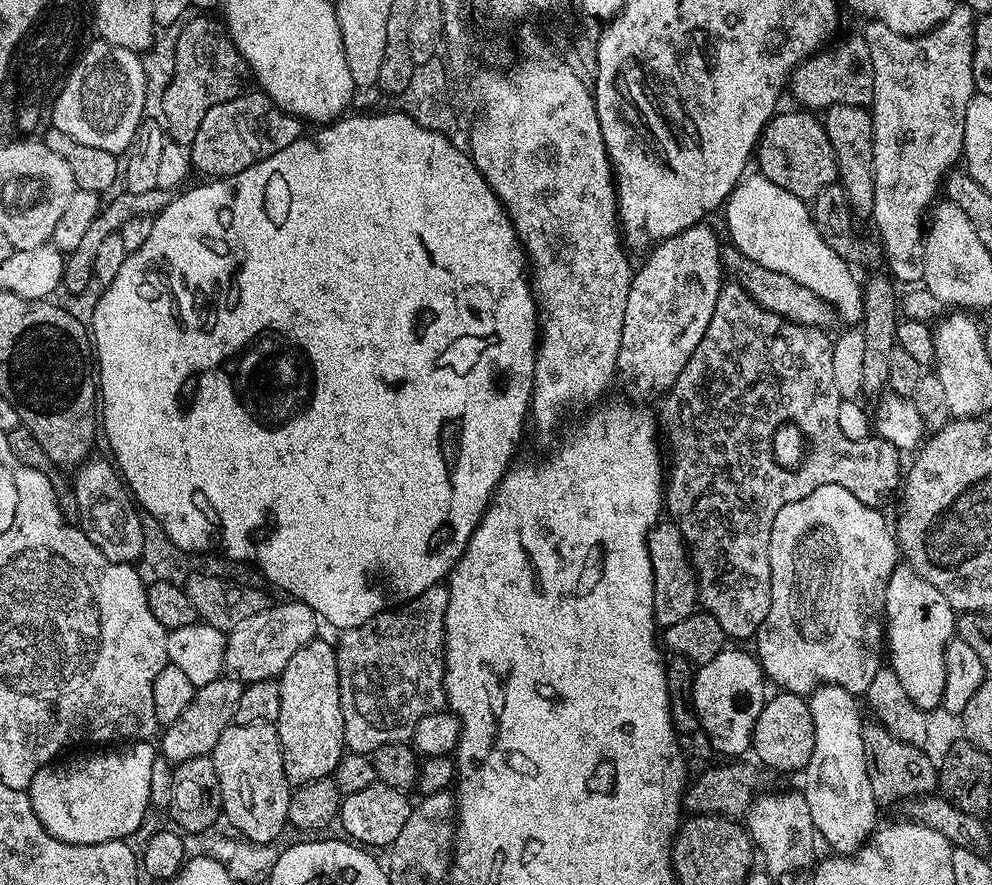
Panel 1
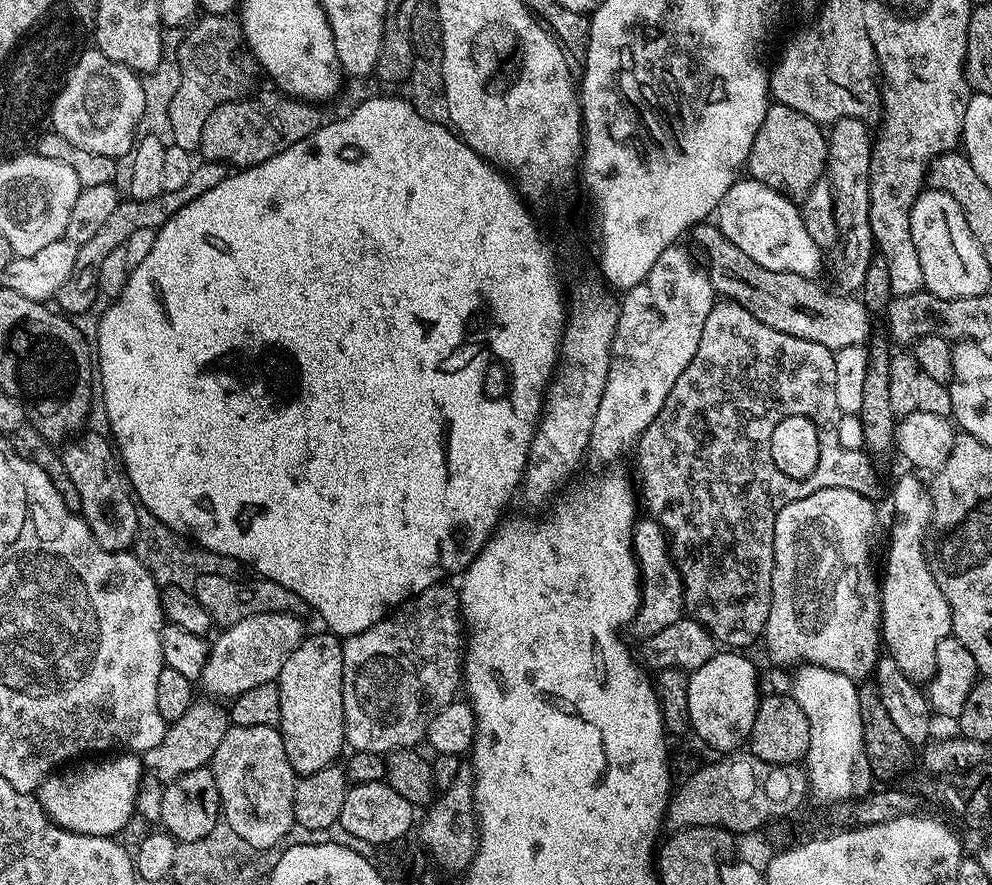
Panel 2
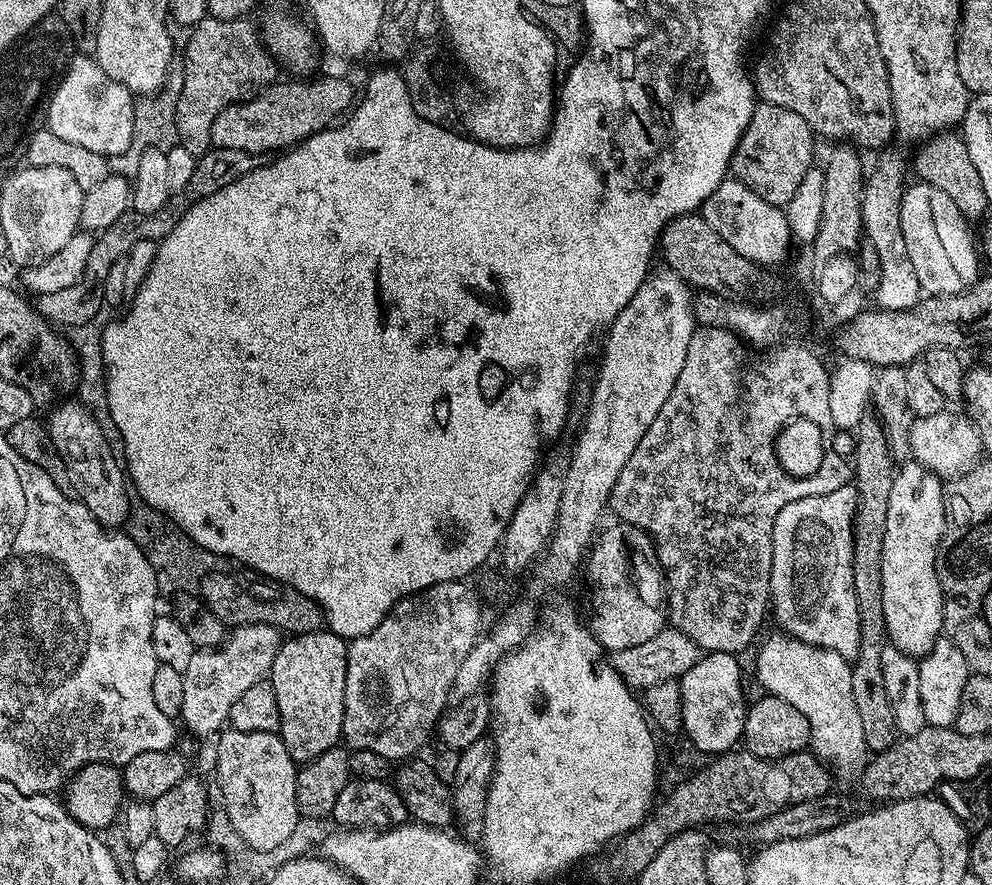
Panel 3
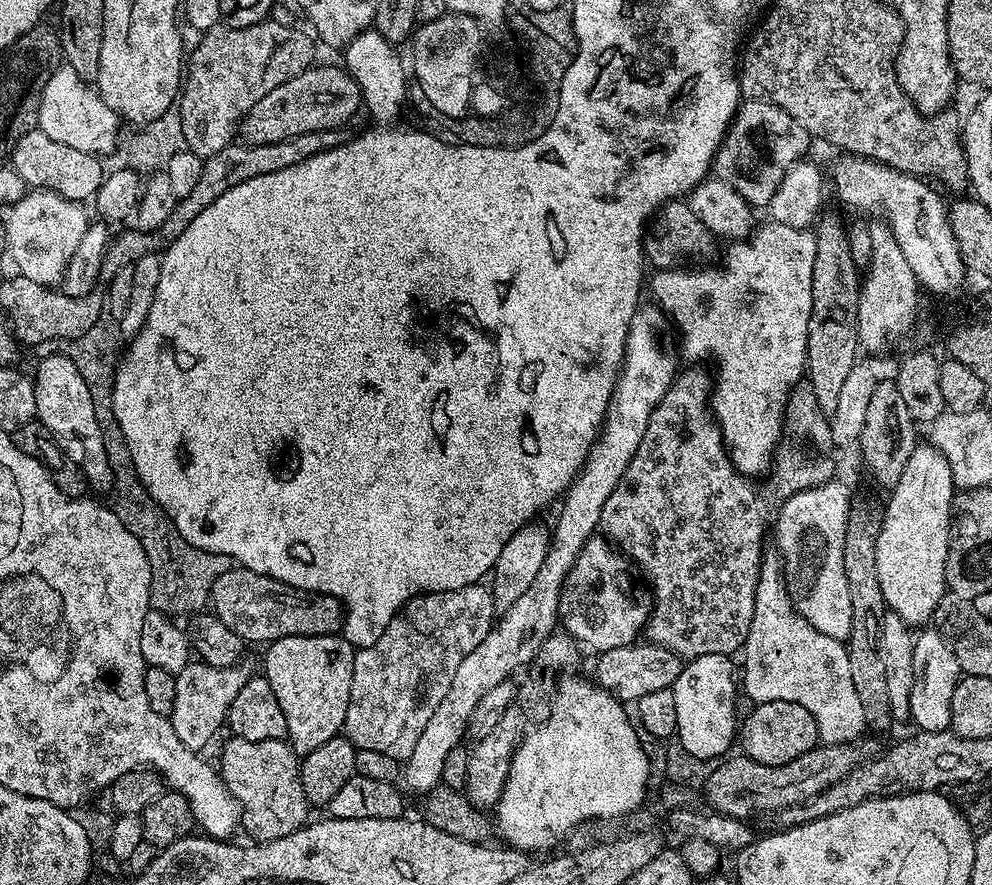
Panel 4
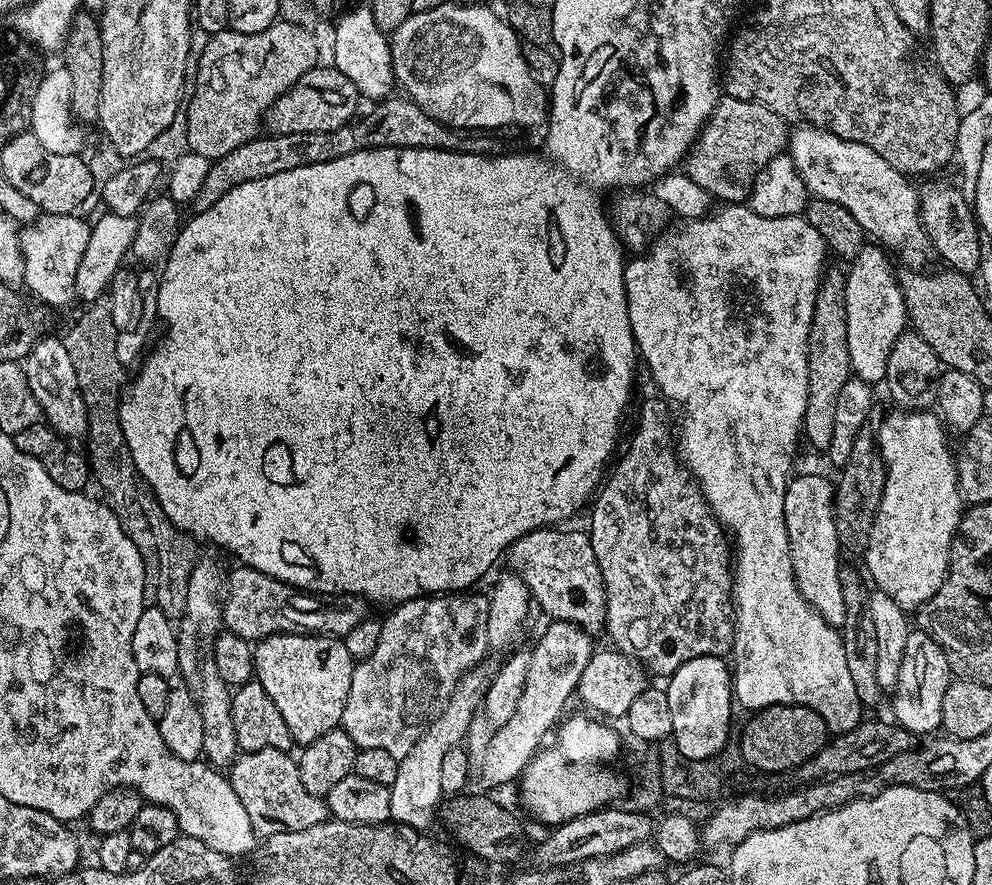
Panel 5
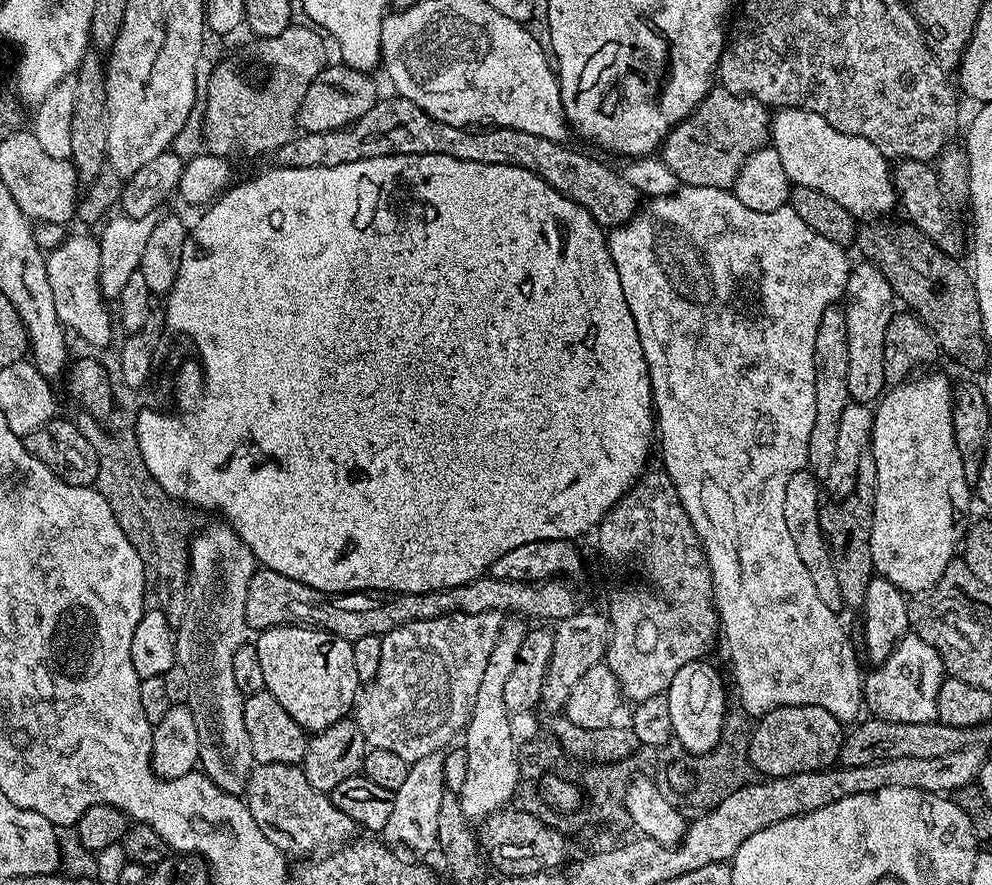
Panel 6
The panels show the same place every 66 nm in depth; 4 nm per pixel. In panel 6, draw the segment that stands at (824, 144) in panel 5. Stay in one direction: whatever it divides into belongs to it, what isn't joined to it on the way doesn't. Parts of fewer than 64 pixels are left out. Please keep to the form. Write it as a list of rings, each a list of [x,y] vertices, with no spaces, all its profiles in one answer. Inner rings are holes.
[[[780,108],[777,113],[770,120],[770,144],[793,185],[822,190],[857,218],[884,218],[892,207],[897,207],[893,169],[874,142],[846,134],[804,108]]]

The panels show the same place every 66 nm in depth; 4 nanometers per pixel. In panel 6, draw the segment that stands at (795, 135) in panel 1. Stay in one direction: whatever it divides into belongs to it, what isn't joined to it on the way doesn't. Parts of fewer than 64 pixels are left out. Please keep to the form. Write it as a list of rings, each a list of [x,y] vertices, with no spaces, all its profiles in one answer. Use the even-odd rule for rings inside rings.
[[[716,86],[688,119],[669,132],[662,145],[662,159],[681,185],[731,189],[746,158],[769,140],[770,112],[766,105],[752,96],[735,96]]]

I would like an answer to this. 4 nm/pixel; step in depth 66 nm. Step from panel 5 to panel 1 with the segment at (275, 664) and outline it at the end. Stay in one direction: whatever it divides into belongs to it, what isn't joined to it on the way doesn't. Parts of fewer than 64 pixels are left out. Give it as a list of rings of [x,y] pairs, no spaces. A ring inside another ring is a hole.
[[[315,638],[290,658],[278,679],[282,710],[278,710],[275,726],[288,783],[299,786],[327,780],[346,751],[335,647]]]

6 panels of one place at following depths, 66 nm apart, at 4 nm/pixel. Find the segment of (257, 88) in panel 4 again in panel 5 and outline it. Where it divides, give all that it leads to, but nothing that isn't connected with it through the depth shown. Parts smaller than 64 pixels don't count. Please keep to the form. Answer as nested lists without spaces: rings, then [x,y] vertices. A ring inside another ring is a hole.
[[[282,19],[270,25],[266,30],[262,30],[258,34],[238,34],[231,30],[222,32],[213,32],[207,37],[208,40],[204,44],[204,49],[200,52],[200,61],[194,64],[194,80],[196,76],[196,85],[191,85],[190,99],[186,104],[186,134],[188,135],[189,149],[198,154],[202,154],[202,158],[207,160],[221,160],[226,154],[230,154],[230,150],[234,150],[238,146],[242,146],[246,142],[256,139],[262,128],[262,121],[267,117],[268,107],[274,103],[279,96],[286,94],[286,90],[290,90],[294,86],[294,82],[298,82],[298,78],[302,78],[302,74],[306,74],[311,68],[317,67],[321,63],[320,60],[320,44],[316,41],[317,33],[310,28],[303,28],[300,25],[292,25]]]

